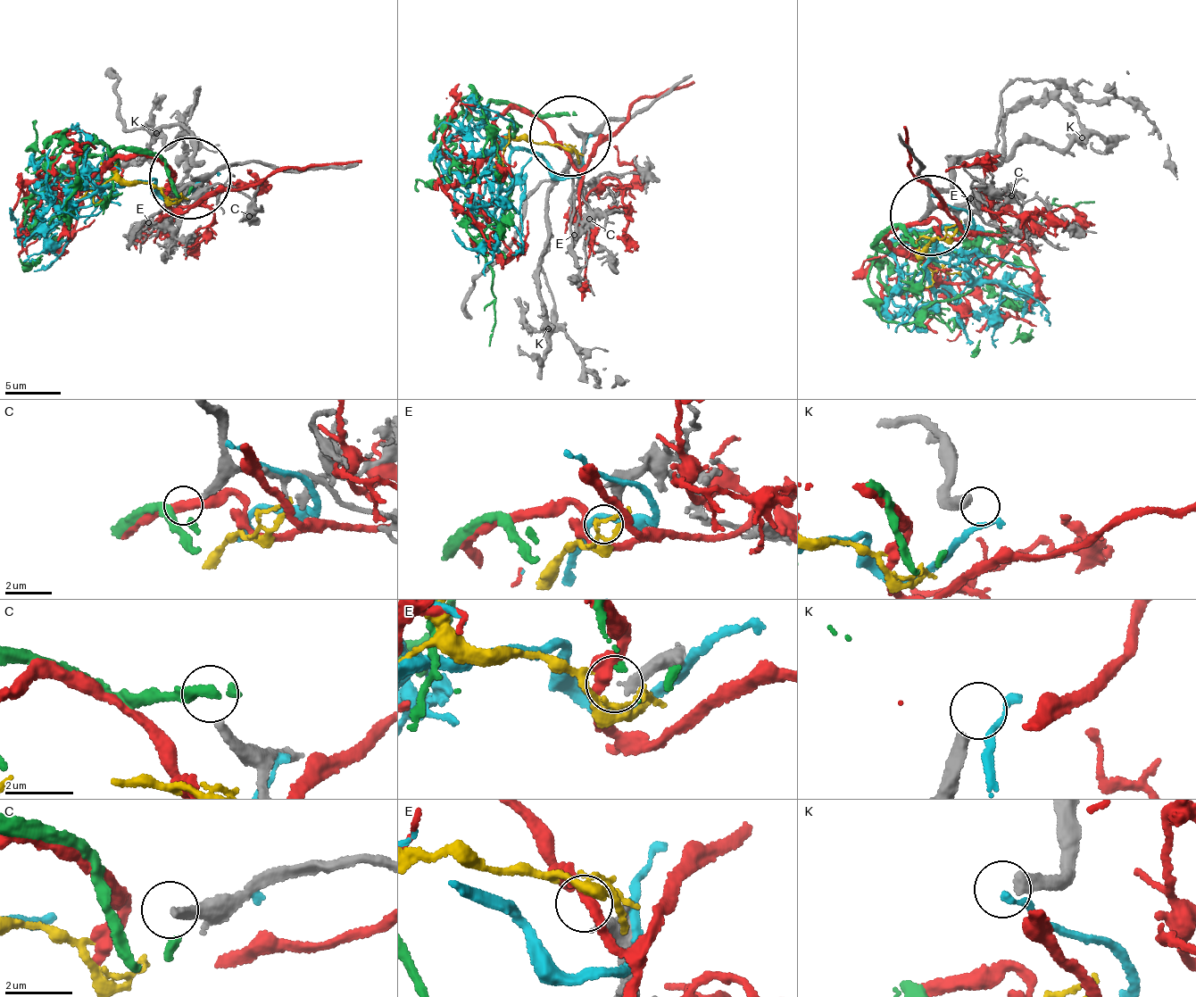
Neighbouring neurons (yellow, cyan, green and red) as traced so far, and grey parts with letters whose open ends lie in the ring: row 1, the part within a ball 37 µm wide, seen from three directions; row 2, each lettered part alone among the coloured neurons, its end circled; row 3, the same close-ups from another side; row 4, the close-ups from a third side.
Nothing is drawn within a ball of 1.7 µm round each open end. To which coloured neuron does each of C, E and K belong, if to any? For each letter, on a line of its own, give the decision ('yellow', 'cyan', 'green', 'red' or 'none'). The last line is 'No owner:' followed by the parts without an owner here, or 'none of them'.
C: green
E: none
K: none
No owner: E, K

